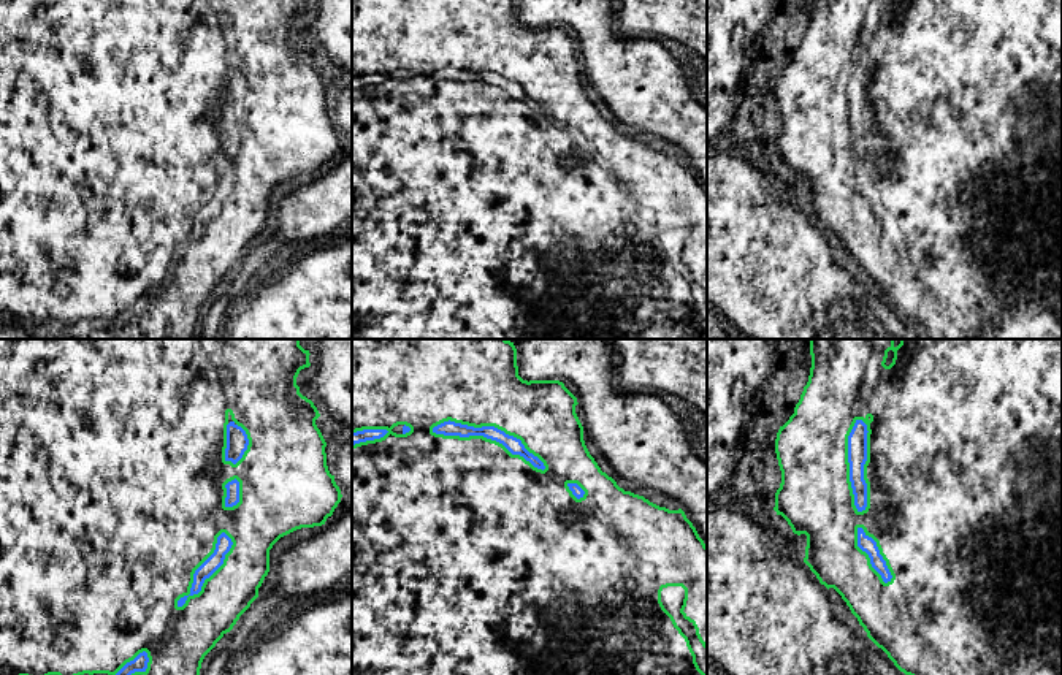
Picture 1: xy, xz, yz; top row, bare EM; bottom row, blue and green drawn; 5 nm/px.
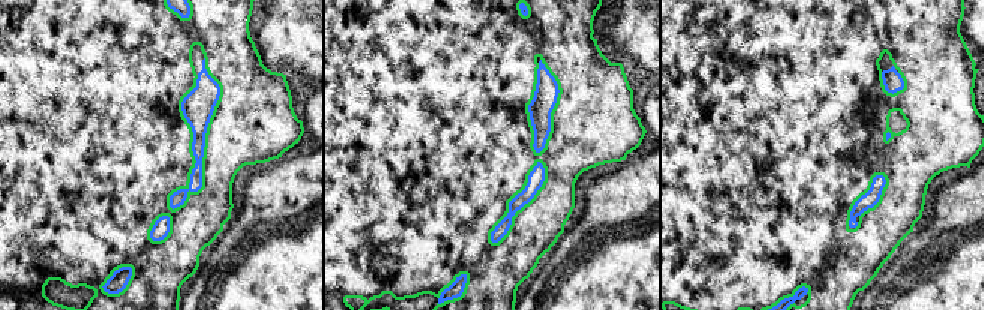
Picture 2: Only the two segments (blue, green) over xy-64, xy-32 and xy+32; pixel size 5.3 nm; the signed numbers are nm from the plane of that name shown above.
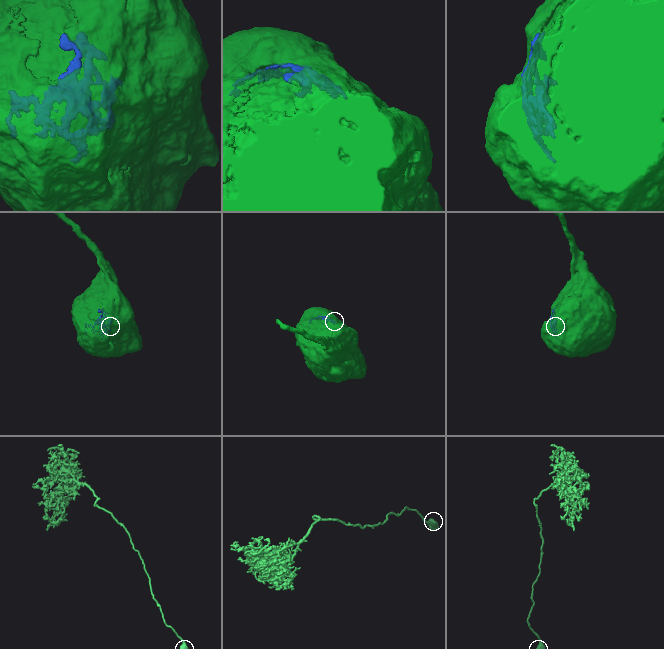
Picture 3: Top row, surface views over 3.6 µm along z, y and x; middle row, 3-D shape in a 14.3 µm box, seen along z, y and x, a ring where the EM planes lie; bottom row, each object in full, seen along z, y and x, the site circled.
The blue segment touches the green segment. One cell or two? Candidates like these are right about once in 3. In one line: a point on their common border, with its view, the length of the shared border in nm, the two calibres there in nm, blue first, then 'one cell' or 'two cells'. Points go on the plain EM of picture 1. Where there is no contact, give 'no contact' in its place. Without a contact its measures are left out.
xz (488, 83) | 600 nm | 80/480 nm | one cell

